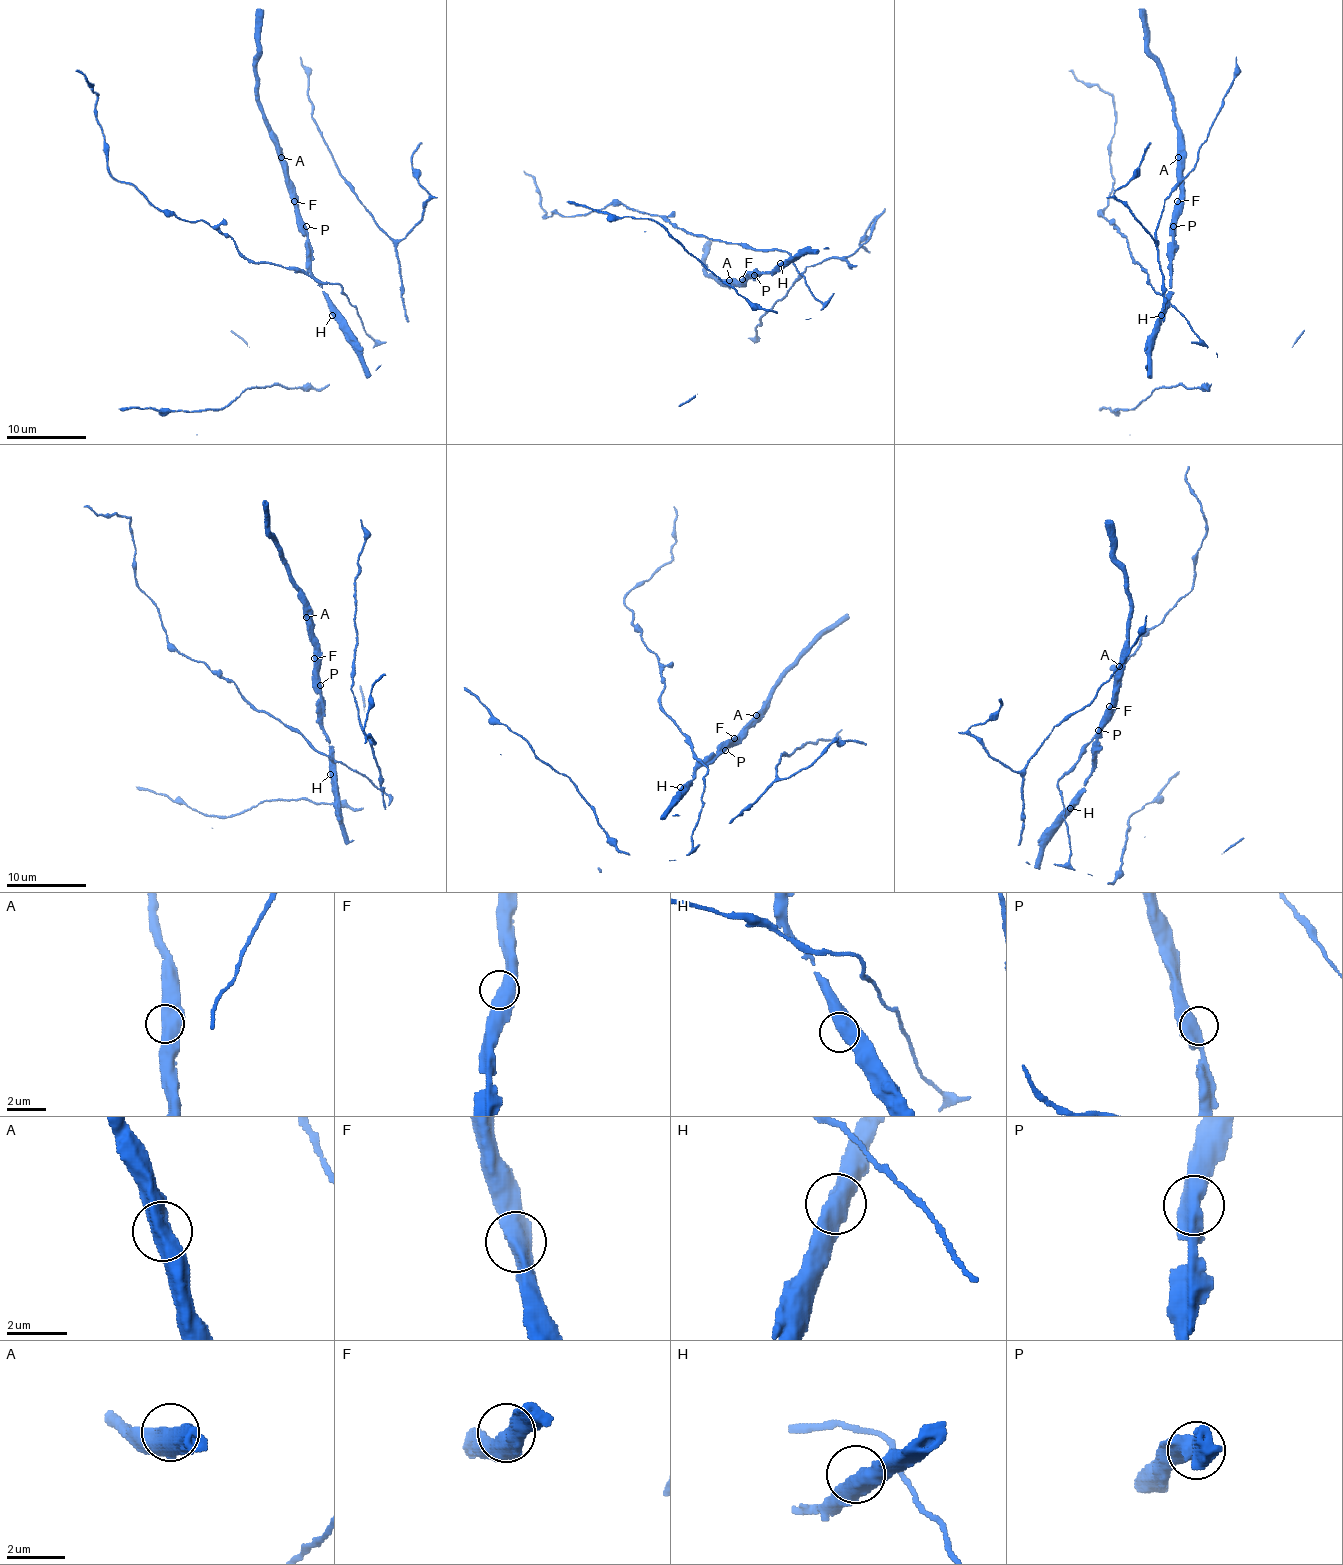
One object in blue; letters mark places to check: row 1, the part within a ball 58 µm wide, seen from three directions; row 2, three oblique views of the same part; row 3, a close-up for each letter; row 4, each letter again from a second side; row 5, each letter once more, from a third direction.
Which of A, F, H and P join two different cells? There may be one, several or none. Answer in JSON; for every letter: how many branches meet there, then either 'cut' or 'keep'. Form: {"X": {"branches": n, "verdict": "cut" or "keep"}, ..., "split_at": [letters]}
{"A": {"branches": 2, "verdict": "keep"}, "F": {"branches": 2, "verdict": "keep"}, "H": {"branches": 2, "verdict": "keep"}, "P": {"branches": 3, "verdict": "keep"}, "split_at": []}

